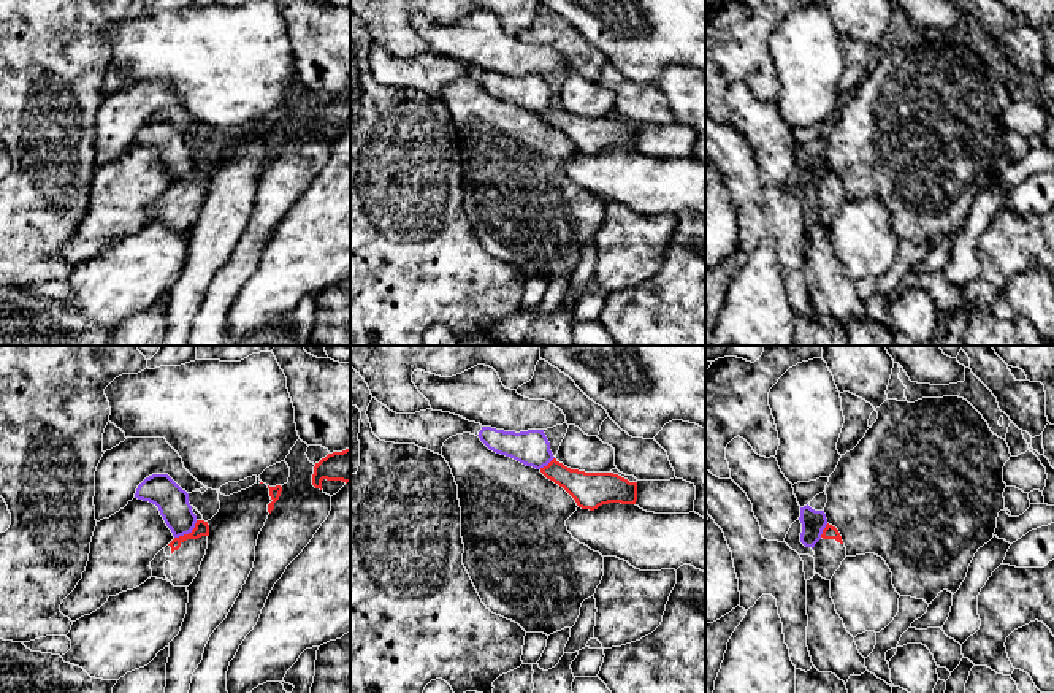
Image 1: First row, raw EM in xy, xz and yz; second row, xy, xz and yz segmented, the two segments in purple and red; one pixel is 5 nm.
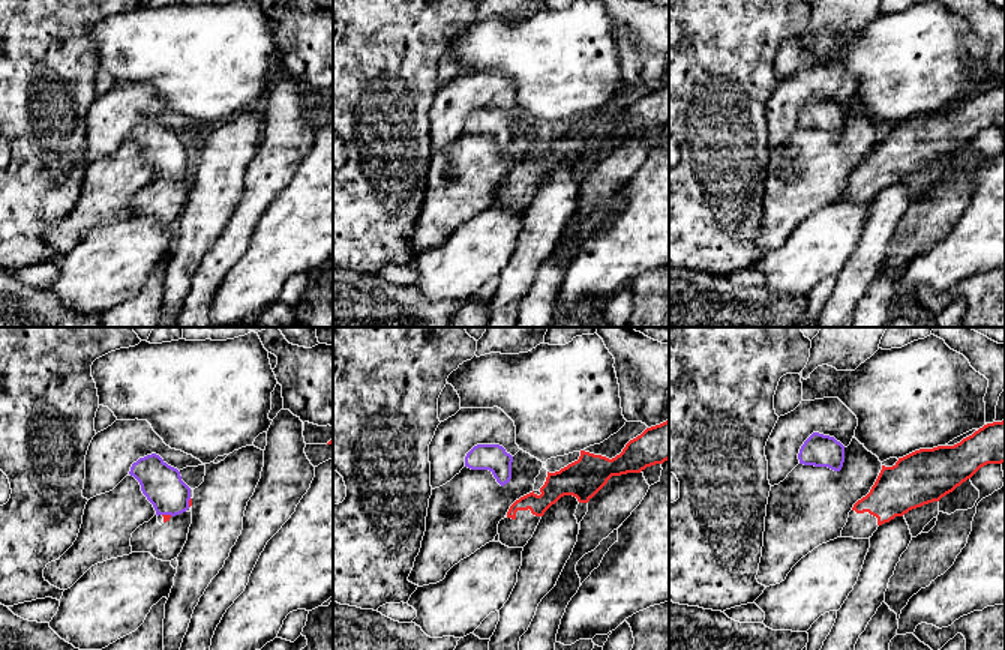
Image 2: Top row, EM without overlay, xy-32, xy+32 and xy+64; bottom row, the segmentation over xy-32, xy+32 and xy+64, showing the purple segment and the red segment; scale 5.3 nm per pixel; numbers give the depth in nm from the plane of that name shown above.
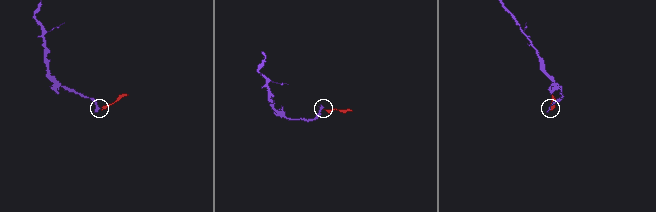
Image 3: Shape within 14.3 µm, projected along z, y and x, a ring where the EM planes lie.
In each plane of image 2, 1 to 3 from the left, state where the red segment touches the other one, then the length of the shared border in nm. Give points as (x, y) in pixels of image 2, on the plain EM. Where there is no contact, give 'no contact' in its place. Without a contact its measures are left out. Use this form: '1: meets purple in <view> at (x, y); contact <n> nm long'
1: meets purple in xy-32 at (167, 177); contact 60 nm long
2: no contact
3: no contact

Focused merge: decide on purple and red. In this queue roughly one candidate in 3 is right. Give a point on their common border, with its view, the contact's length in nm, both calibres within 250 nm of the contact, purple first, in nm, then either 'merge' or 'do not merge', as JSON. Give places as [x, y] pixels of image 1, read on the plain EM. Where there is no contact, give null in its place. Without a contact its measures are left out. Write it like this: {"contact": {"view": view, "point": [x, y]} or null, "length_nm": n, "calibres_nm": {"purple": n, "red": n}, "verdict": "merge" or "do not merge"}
{"contact": {"view": "xy", "point": [187, 178]}, "length_nm": 150, "calibres_nm": {"purple": 160, "red": 80}, "verdict": "do not merge"}

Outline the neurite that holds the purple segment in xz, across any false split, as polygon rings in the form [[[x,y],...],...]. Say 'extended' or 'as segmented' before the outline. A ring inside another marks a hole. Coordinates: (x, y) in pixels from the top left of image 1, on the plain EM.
as segmented; [[[482,71],[477,81],[490,95],[536,114],[547,111],[555,103],[544,75],[515,78]]]

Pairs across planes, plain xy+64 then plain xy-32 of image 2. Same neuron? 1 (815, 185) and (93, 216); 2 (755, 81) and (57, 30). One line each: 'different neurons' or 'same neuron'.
1: same neuron
2: same neuron

